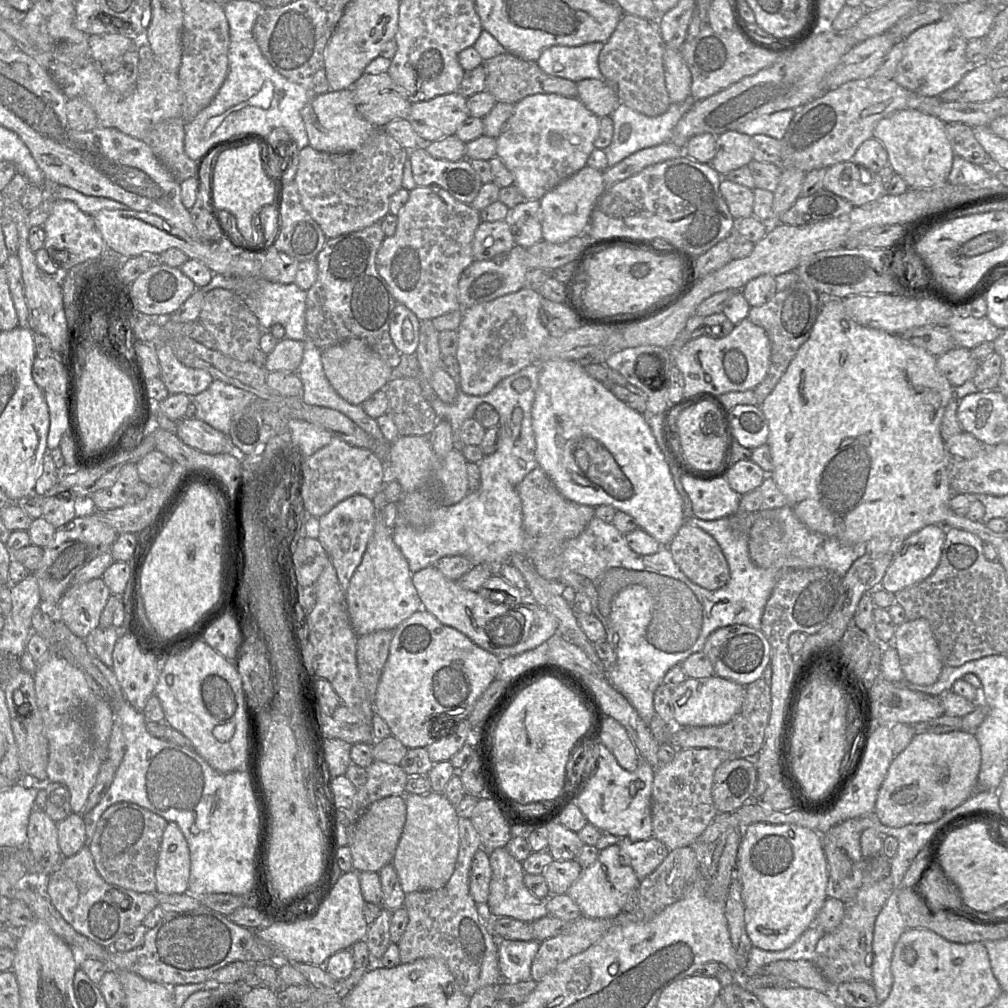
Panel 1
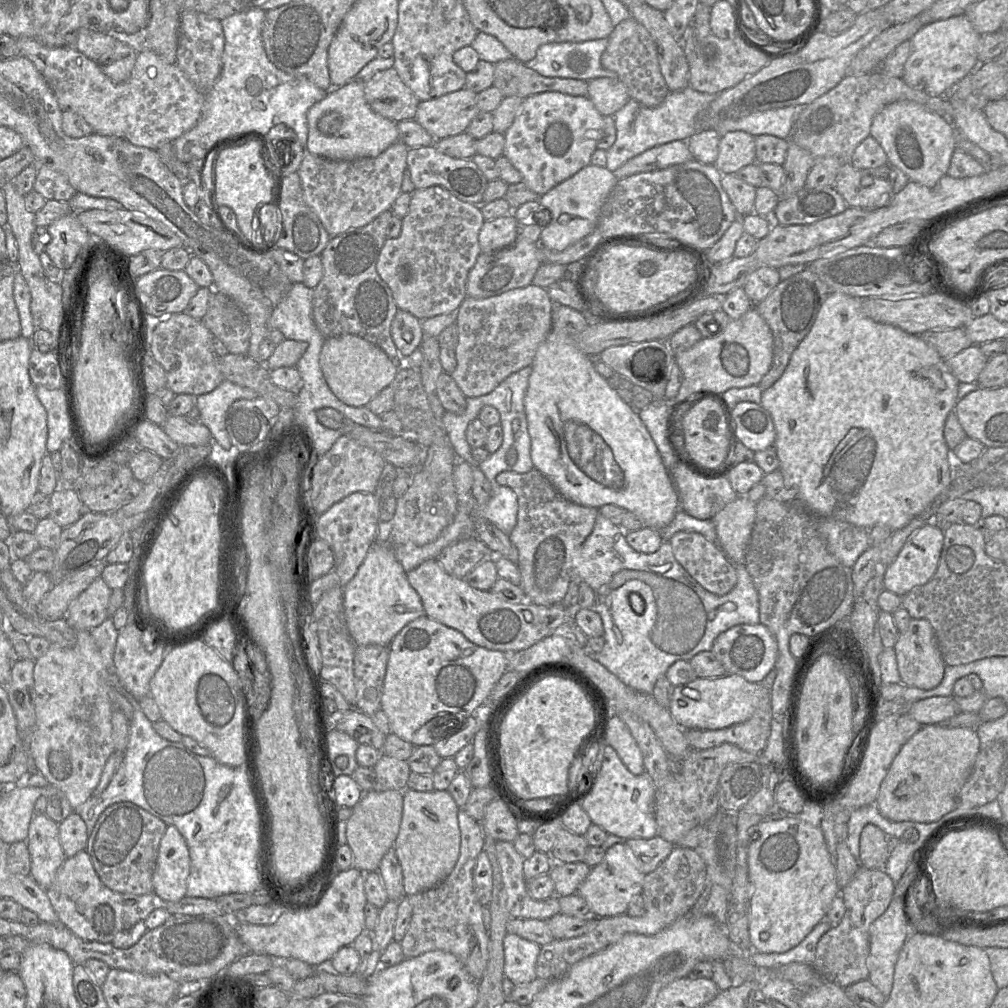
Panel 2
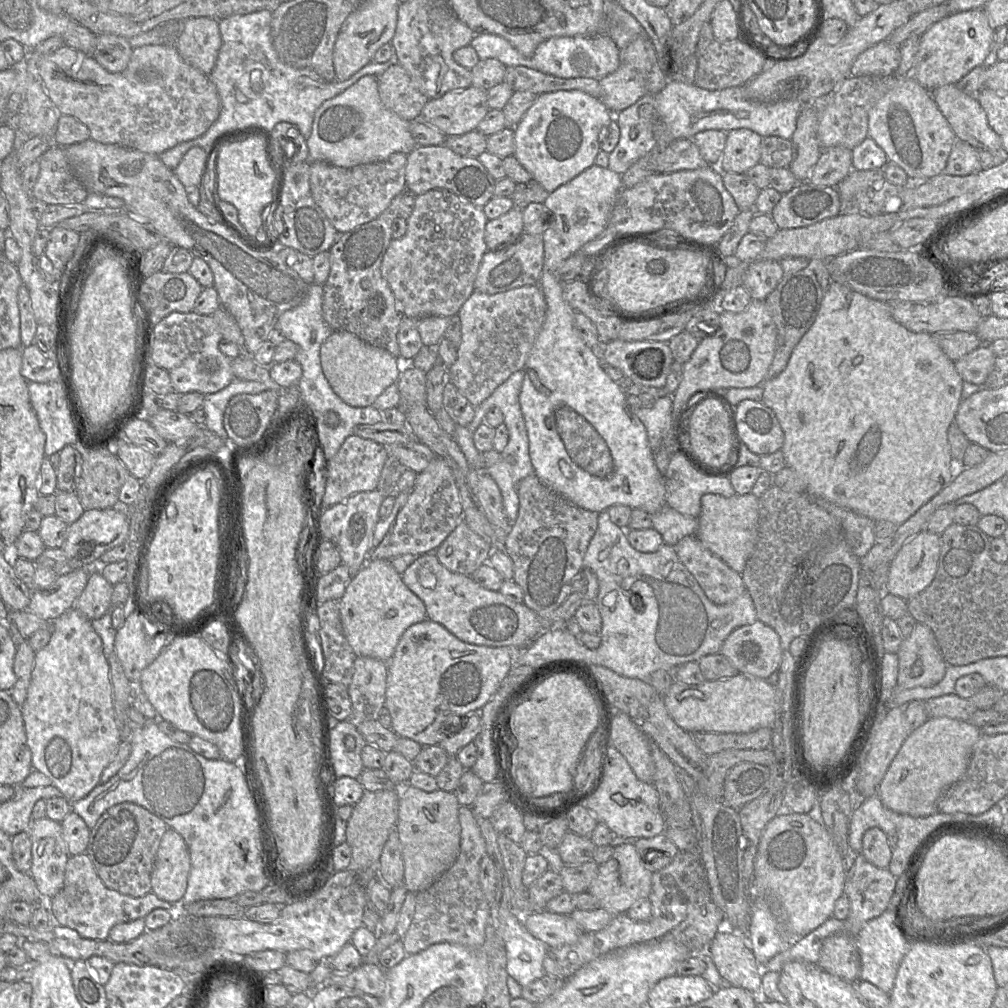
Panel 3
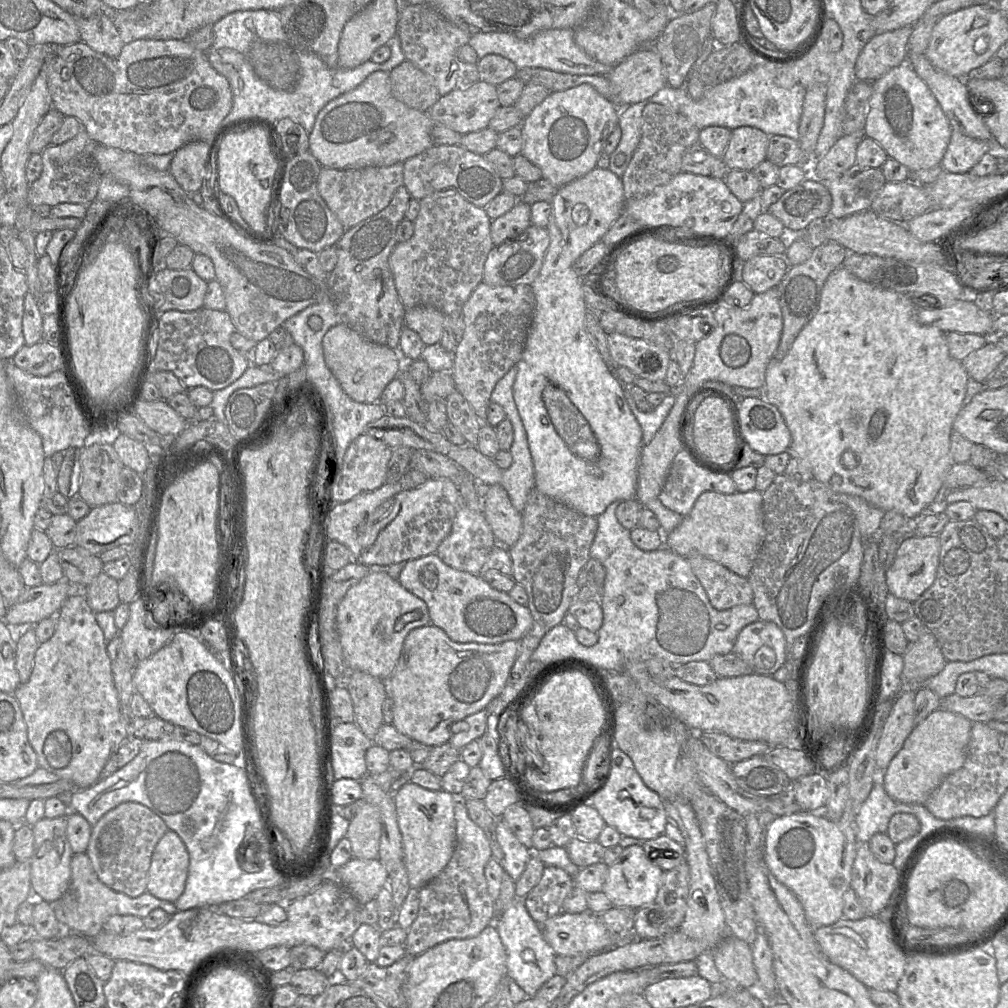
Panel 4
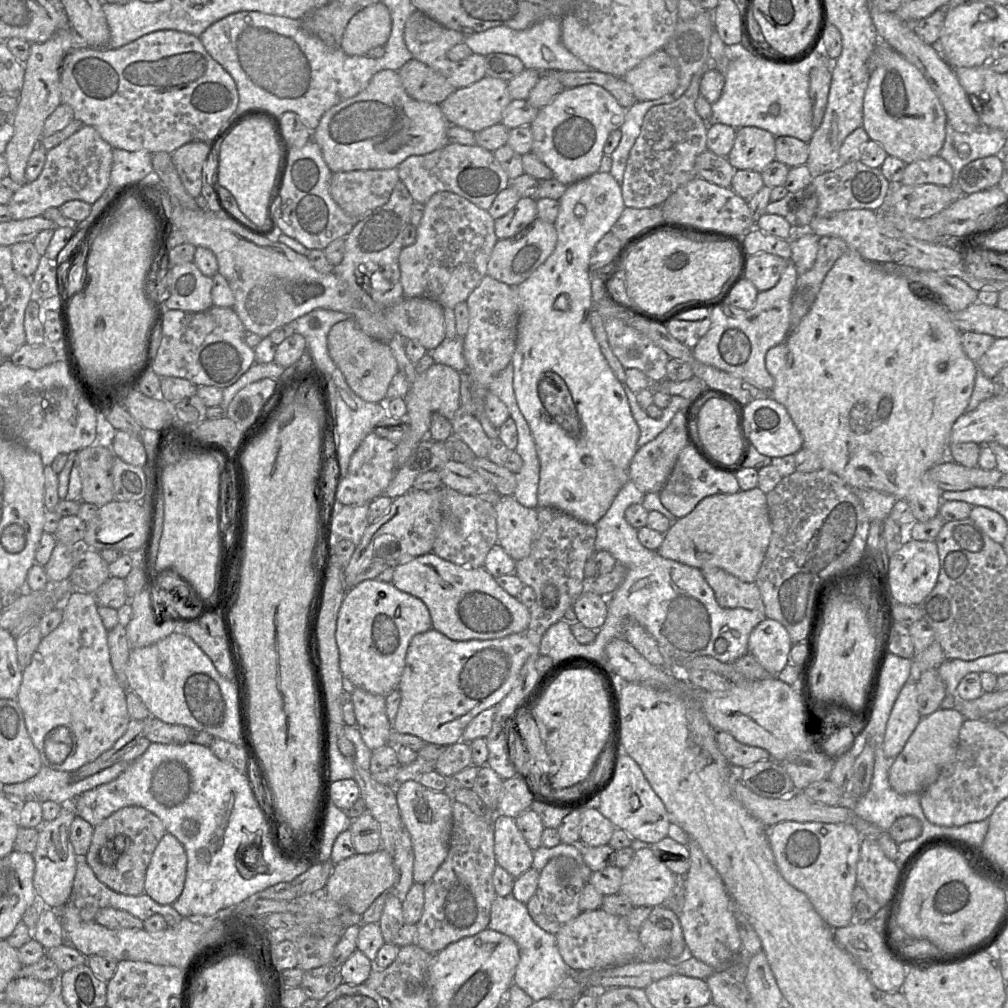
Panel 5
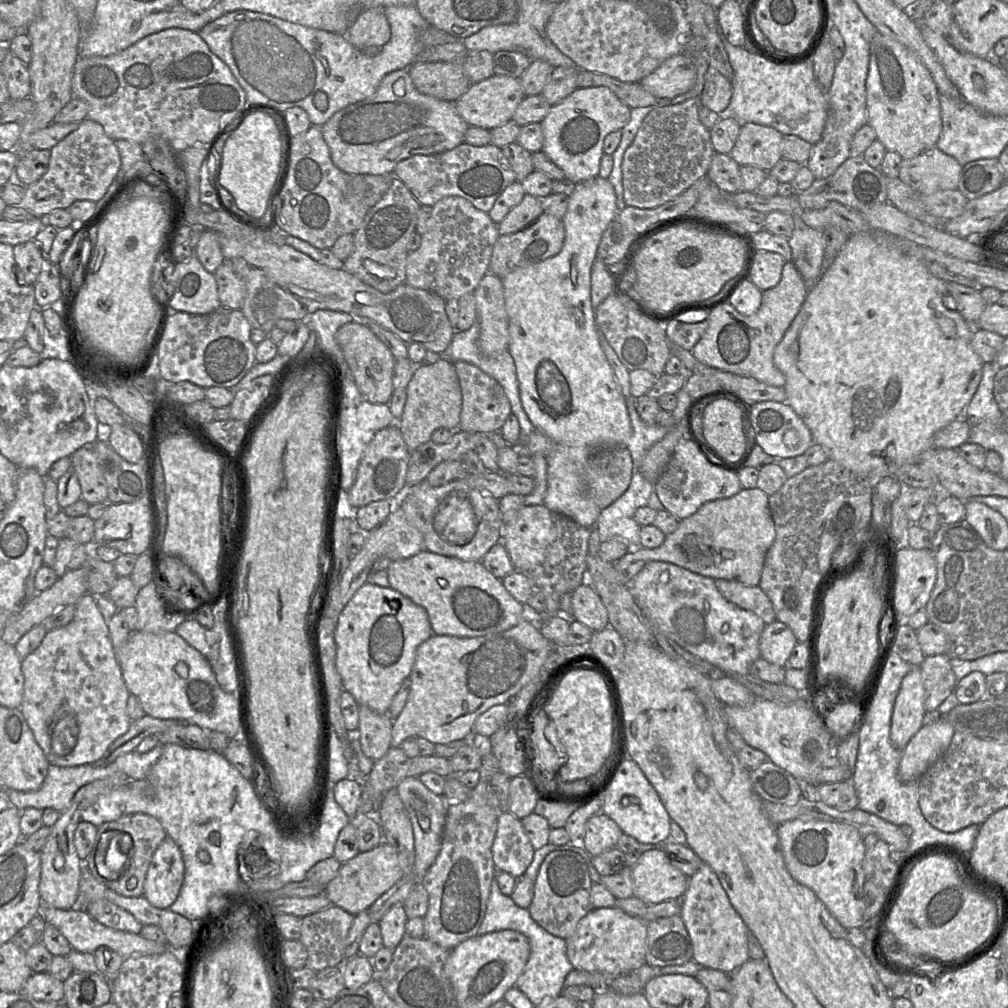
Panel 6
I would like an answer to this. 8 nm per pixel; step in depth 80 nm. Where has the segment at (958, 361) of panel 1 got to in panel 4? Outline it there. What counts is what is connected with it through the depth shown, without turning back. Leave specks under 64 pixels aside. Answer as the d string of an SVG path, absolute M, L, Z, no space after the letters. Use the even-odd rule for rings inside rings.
M990 339L982 348L973 351L961 363L969 377L985 383L998 365L1005 358L995 339Z

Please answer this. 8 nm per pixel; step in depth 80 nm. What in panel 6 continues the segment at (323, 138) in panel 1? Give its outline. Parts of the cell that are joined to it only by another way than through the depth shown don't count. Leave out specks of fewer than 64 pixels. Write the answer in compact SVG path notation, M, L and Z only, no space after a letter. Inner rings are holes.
M407 69L386 74L375 93L336 112L324 125L322 135L327 143L332 162L349 174L393 174L401 160L414 155L430 155L451 150L464 142L469 124L458 114L455 102L440 100L420 93Z

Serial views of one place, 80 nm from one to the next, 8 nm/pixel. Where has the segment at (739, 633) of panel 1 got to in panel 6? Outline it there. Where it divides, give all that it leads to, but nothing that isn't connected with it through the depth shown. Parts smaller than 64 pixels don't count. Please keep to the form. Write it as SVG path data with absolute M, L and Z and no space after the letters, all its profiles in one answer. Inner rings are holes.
M774 621L763 629L760 642L760 657L779 667L786 662L798 643L792 630L783 622Z

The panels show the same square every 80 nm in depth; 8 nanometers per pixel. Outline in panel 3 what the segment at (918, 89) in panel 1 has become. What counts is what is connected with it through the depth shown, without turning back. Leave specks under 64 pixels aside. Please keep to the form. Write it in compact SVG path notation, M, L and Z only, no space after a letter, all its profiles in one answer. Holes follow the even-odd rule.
M984 8L952 13L942 18L920 36L919 51L910 76L929 91L956 84L973 68L989 62L993 56L994 33Z

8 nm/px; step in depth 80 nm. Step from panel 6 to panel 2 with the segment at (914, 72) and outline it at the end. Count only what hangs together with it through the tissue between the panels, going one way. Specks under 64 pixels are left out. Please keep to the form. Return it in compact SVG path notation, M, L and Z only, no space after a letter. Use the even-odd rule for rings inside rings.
M913 101L885 106L874 116L870 136L881 145L890 166L902 170L910 181L928 187L946 175L956 148L956 129L951 121Z

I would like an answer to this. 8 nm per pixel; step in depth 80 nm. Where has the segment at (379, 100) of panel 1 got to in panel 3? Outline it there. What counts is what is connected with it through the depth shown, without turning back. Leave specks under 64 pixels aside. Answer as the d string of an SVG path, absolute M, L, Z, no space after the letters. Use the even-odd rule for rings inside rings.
M391 65L377 76L381 102L401 118L420 119L421 111L429 100L412 83L408 72L400 65Z

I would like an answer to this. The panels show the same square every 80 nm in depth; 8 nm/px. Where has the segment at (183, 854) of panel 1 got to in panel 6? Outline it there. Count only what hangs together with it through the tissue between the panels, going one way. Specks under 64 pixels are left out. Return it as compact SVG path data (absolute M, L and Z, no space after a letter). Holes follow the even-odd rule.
M166 837L155 850L144 881L143 896L159 909L169 908L184 881L184 861L179 846Z

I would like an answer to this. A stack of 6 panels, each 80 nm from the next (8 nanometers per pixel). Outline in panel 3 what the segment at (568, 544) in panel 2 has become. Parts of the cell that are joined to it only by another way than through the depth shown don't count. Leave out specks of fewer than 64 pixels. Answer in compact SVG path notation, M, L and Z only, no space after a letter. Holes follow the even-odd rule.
M535 474L517 485L518 517L503 542L503 550L512 559L513 581L522 589L525 604L540 619L550 620L551 614L572 594L572 581L583 567L588 545L598 526L598 514L581 509L548 488Z

